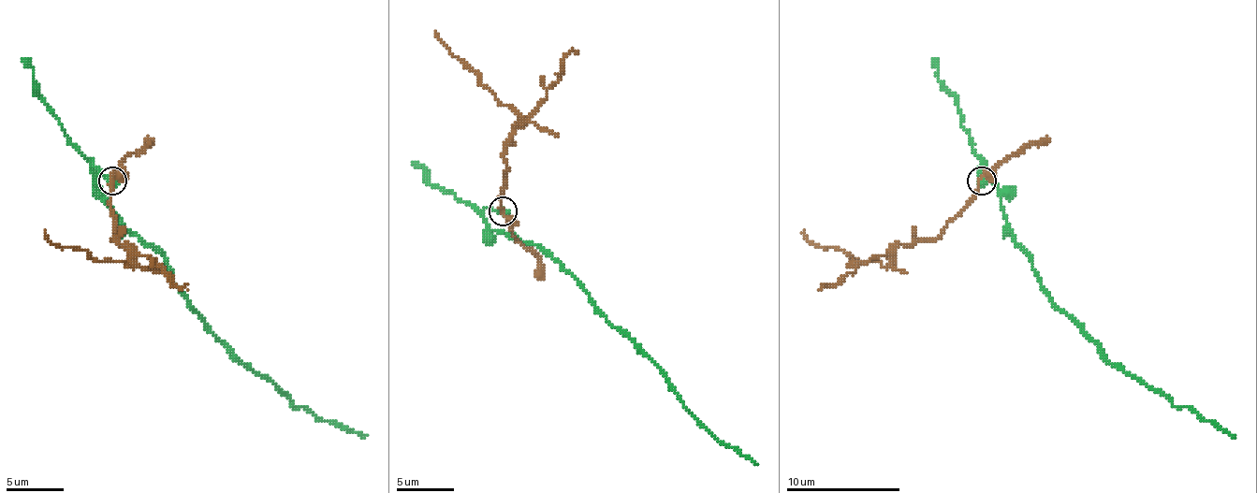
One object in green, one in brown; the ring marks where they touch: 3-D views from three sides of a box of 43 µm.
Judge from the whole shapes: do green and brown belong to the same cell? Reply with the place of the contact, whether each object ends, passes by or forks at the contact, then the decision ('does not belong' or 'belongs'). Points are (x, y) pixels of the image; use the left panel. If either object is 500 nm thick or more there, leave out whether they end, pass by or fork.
place (112, 181); green ends; brown passes by; does not belong

